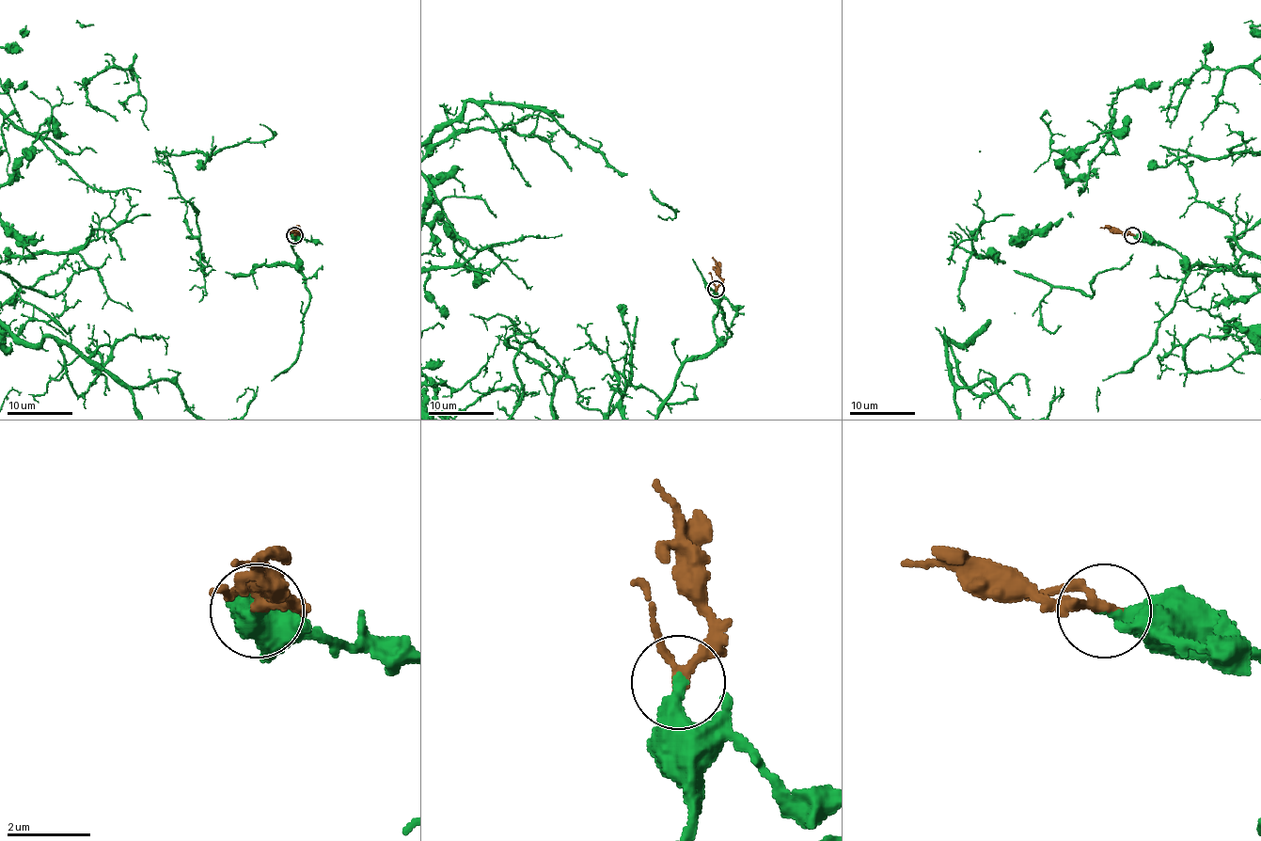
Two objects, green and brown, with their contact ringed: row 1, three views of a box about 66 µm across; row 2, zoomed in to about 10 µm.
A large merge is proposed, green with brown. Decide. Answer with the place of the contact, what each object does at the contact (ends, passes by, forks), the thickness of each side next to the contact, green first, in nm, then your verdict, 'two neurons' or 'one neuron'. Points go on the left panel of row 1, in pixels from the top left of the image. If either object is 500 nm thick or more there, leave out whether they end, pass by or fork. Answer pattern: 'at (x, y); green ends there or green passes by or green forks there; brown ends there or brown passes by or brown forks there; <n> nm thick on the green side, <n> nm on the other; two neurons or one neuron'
at (294, 235); green ends there; brown passes by; 400 nm thick on the green side, 240 nm on the other; one neuron

